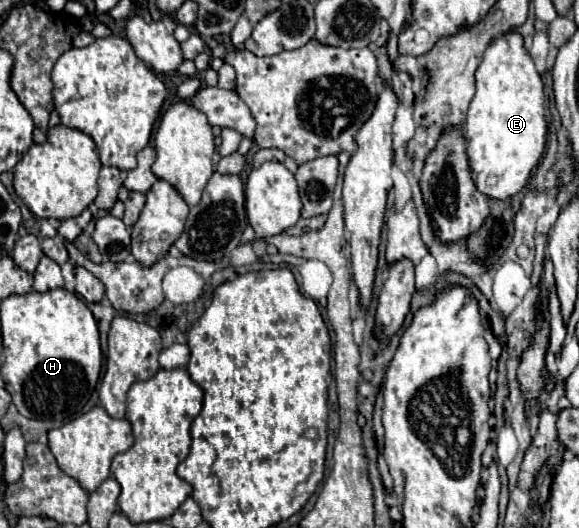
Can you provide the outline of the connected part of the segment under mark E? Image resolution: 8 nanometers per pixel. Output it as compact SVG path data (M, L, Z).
M505 33L503 37L495 39L485 55L483 61L475 73L475 97L467 111L465 121L465 141L467 141L467 157L469 157L469 169L473 183L477 189L487 195L489 199L505 201L513 195L517 195L529 181L531 169L539 163L543 149L545 149L545 133L547 133L547 121L545 121L545 97L543 97L543 81L533 65L533 59L523 47L523 37L519 33Z

